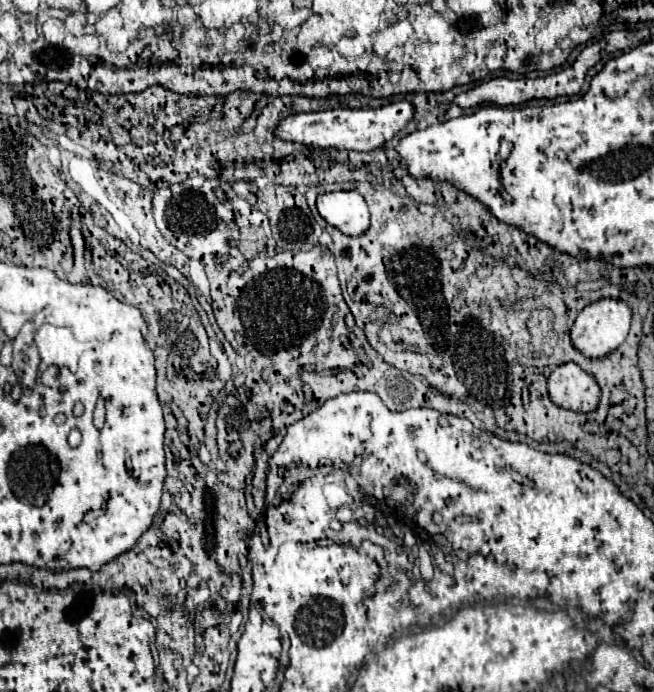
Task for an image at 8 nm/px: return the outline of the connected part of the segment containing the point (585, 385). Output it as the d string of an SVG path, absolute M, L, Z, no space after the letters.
M566 362L548 378L550 398L564 408L590 412L598 406L600 386L590 372L584 372L576 362Z

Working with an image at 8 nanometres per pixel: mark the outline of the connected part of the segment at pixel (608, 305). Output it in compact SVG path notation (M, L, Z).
M602 298L602 300L596 300L592 304L588 304L576 318L572 330L570 330L570 336L572 336L572 342L574 346L584 354L584 356L590 356L590 358L600 358L600 356L606 356L608 352L616 350L628 336L628 330L630 330L630 320L632 320L632 308L620 300L620 298Z

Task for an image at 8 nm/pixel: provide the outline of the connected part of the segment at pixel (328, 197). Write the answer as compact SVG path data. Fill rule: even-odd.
M356 190L324 192L316 200L320 216L348 236L358 236L366 232L370 224L368 206L362 194Z

